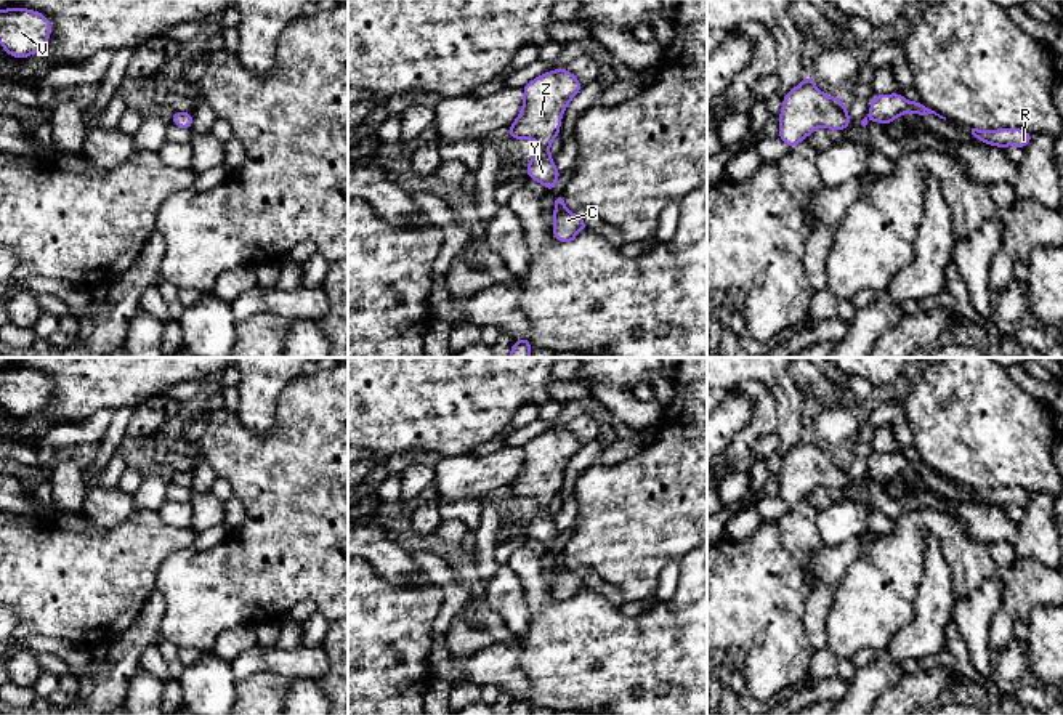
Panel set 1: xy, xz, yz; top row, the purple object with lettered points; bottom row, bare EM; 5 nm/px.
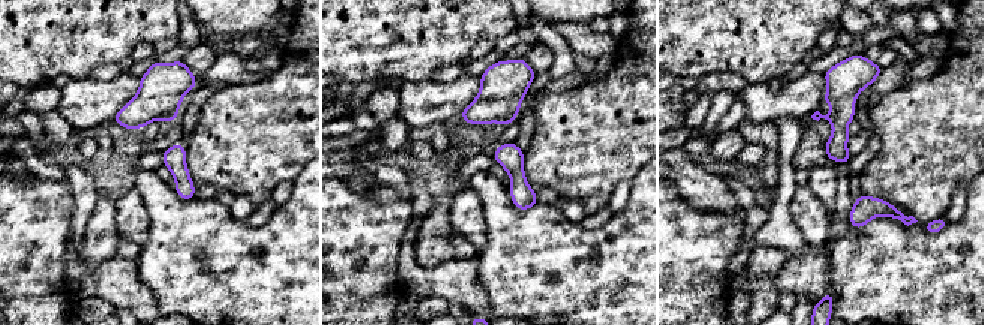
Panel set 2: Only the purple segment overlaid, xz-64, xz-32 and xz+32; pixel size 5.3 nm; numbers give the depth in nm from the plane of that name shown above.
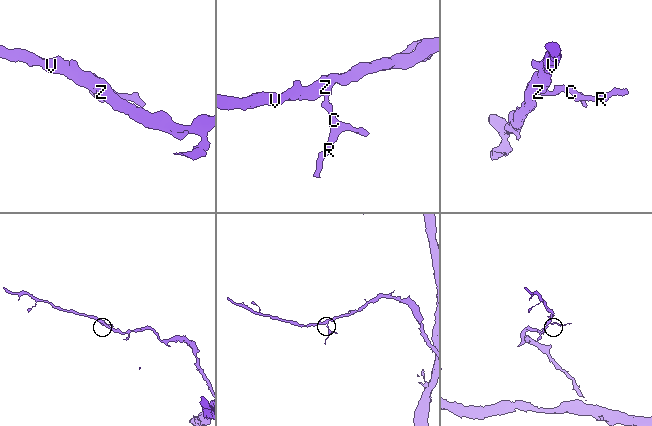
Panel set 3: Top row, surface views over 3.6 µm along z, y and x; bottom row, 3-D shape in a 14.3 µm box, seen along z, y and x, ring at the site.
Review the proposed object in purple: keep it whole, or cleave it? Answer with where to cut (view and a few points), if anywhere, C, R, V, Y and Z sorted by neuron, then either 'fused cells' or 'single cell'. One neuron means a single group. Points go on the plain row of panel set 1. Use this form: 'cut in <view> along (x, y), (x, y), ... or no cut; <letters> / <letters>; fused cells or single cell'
no cut; C R V Y Z; single cell

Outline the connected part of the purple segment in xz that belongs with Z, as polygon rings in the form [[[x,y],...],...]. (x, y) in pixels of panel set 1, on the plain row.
[[[566,426],[553,428],[542,433],[523,446],[524,458],[516,479],[507,487],[511,497],[526,500],[532,497],[537,502],[537,513],[527,521],[527,537],[545,545],[548,551],[556,545],[561,531],[555,526],[550,515],[552,500],[560,495],[561,475],[568,468],[569,460],[580,450],[584,444]]]

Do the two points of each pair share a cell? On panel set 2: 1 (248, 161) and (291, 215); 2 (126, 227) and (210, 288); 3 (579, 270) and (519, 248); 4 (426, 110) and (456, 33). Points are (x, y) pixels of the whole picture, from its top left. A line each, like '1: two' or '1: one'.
1: two
2: two
3: one
4: two

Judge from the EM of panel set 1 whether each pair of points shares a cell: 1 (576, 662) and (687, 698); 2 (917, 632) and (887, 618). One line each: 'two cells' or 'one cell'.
1: one cell
2: two cells

